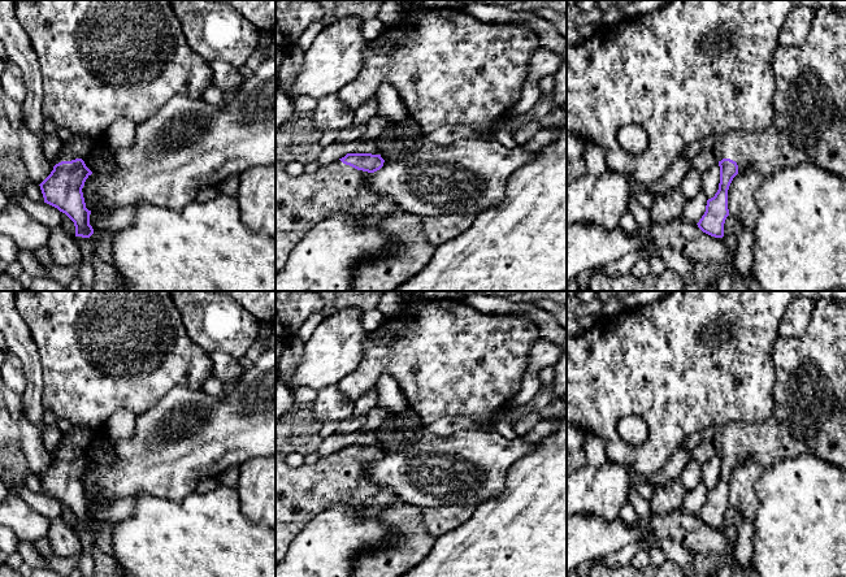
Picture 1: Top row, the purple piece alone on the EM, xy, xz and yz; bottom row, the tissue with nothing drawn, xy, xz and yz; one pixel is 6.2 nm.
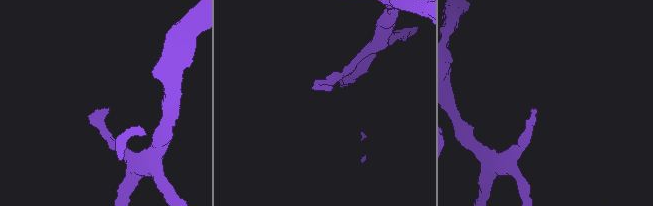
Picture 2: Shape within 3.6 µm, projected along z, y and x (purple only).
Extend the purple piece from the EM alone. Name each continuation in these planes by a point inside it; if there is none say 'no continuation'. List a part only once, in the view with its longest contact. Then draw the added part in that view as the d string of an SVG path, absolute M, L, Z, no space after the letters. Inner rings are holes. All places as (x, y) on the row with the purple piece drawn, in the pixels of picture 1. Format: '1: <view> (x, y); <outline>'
1: xz (303, 202); M276 159L276 274L283 269L296 244L321 221L337 212L360 218L381 196L366 186L372 173L357 170L340 160L294 178L285 166L283 161Z

